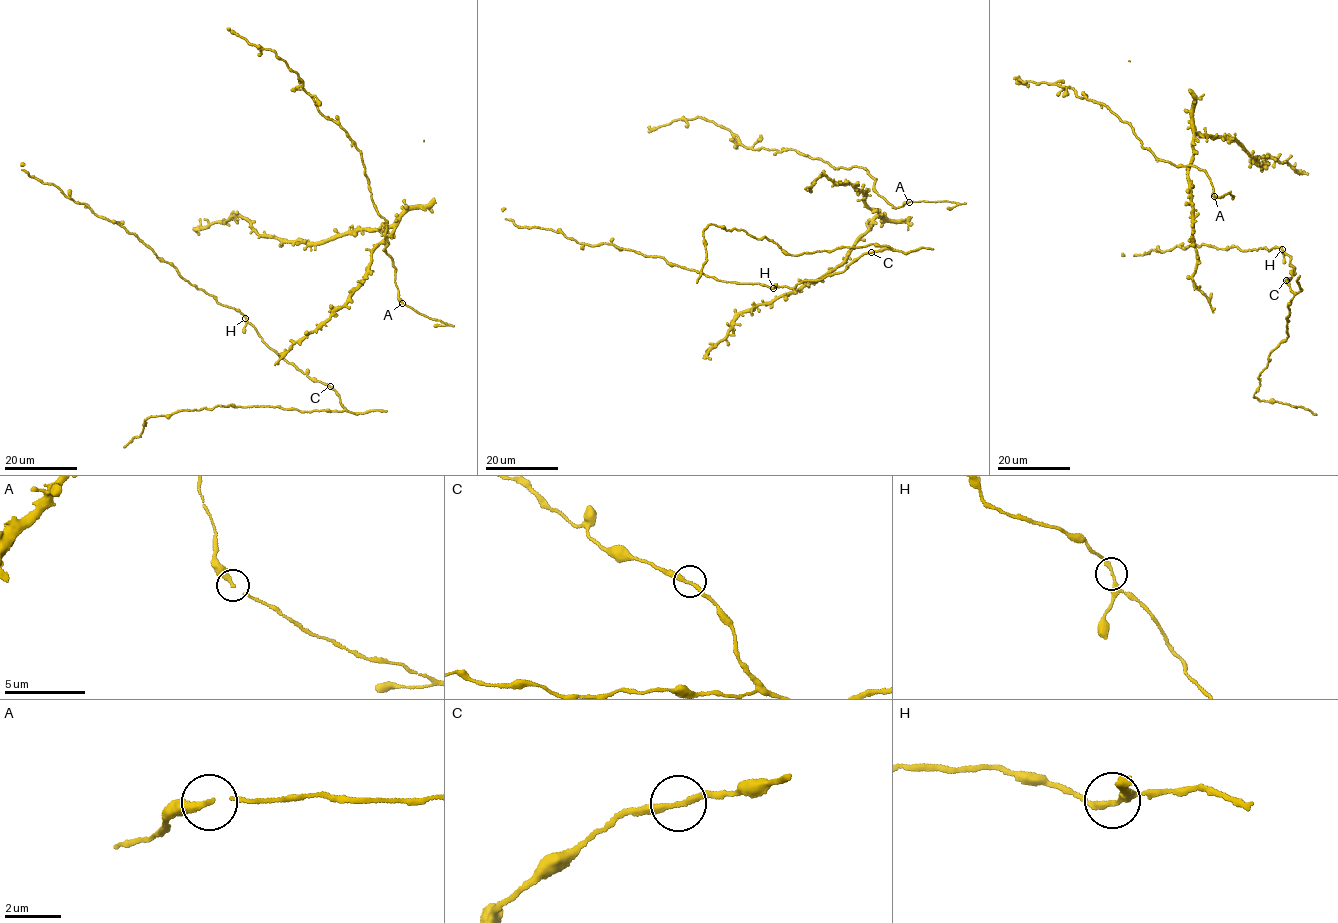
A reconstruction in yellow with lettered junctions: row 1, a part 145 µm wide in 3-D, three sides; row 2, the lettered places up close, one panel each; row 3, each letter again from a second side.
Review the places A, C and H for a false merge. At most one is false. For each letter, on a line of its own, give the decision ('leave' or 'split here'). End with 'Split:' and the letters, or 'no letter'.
A: leave
C: leave
H: leave
Split: no letter

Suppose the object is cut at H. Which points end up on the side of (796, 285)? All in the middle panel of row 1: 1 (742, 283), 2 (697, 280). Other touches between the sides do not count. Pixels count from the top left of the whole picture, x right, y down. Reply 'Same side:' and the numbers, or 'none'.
Same side: 2

